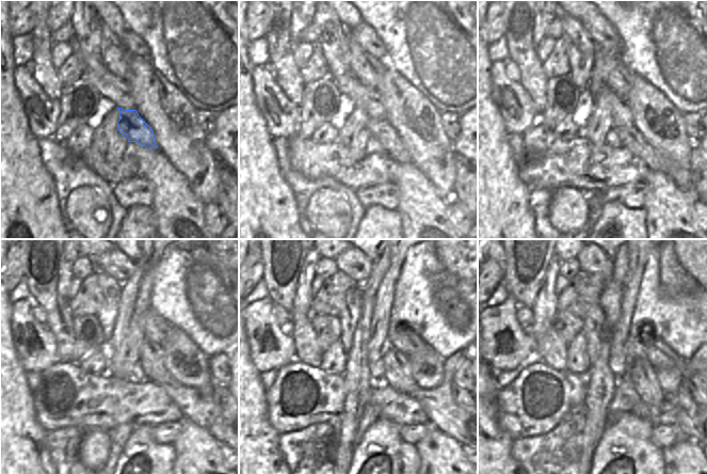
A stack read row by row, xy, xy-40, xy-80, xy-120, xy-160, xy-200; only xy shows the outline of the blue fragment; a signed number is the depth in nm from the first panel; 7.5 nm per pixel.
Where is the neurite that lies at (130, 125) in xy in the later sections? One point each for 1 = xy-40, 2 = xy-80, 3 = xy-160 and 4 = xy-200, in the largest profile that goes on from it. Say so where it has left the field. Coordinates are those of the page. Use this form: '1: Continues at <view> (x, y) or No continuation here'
1: Continues at xy-40 (380, 130)
2: Continues at xy-80 (628, 137)
3: Continues at xy-160 (437, 404)
4: Continues at xy-200 (694, 420)

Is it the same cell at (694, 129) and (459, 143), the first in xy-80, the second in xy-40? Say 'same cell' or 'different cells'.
different cells

